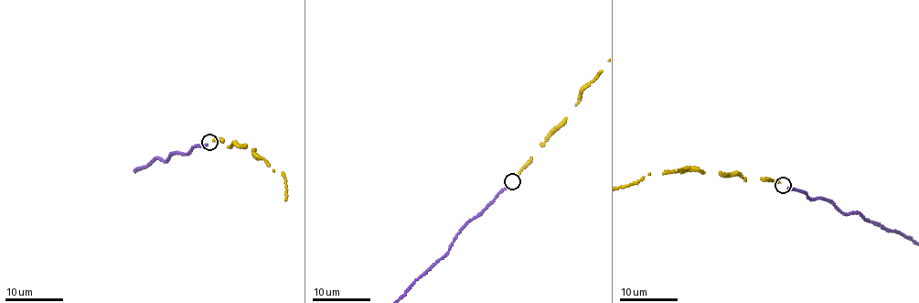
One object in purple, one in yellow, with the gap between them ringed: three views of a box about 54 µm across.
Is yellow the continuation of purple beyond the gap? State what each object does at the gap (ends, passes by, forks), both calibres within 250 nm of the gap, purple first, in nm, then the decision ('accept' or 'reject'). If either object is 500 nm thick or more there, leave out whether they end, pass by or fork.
purple ends; yellow ends; calibres 280 and 240 nm; accept

